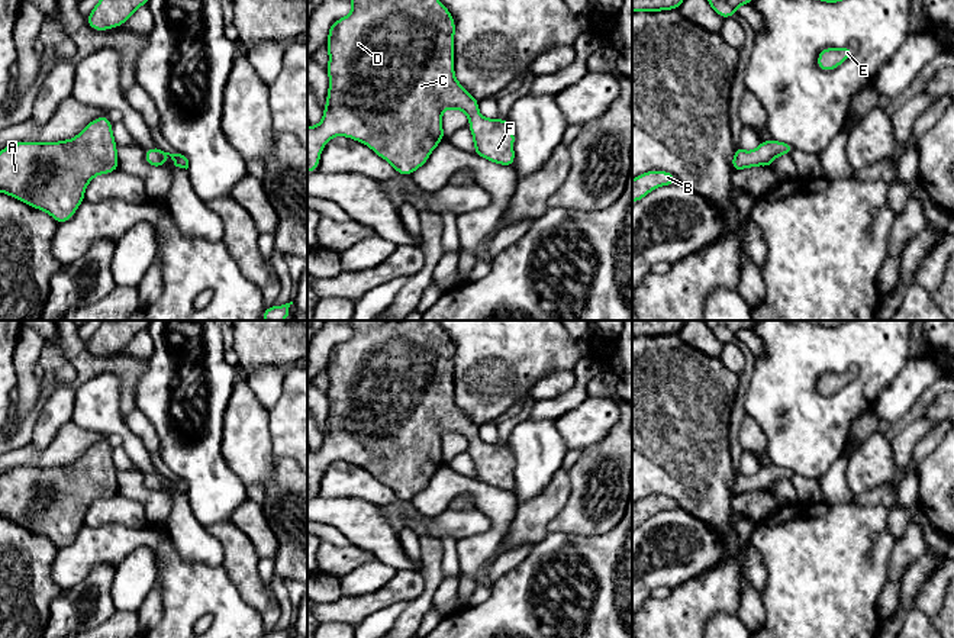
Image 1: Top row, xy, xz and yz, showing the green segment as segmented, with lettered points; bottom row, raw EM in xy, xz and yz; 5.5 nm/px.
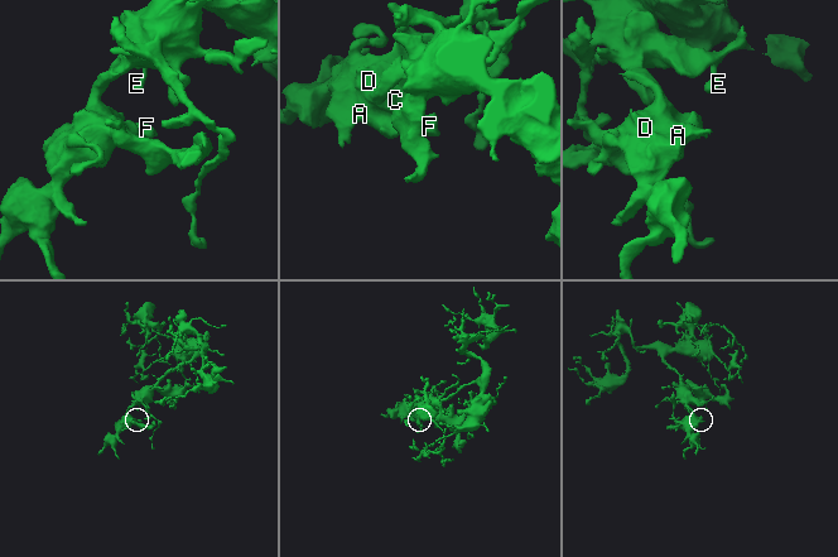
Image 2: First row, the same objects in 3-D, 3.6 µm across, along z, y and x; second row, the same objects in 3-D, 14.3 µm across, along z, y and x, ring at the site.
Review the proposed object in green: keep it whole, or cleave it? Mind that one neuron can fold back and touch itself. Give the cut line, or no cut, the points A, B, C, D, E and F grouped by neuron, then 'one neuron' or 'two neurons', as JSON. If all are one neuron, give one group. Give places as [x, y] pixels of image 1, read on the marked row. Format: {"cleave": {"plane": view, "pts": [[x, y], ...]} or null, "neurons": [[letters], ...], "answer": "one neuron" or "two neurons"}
{"cleave": null, "neurons": [["A", "B", "C", "D", "E", "F"]], "answer": "one neuron"}

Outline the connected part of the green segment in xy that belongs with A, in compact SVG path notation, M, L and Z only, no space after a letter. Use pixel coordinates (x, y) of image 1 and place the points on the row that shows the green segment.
M106 115L86 125L72 139L59 142L14 142L0 149L0 191L45 210L57 223L70 220L84 200L90 180L119 170L117 145Z

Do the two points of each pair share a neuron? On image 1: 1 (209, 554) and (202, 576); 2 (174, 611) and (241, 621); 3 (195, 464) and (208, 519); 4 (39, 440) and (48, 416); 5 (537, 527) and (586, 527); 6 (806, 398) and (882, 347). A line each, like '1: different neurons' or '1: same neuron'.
1: different neurons
2: same neuron
3: same neuron
4: same neuron
5: different neurons
6: same neuron

